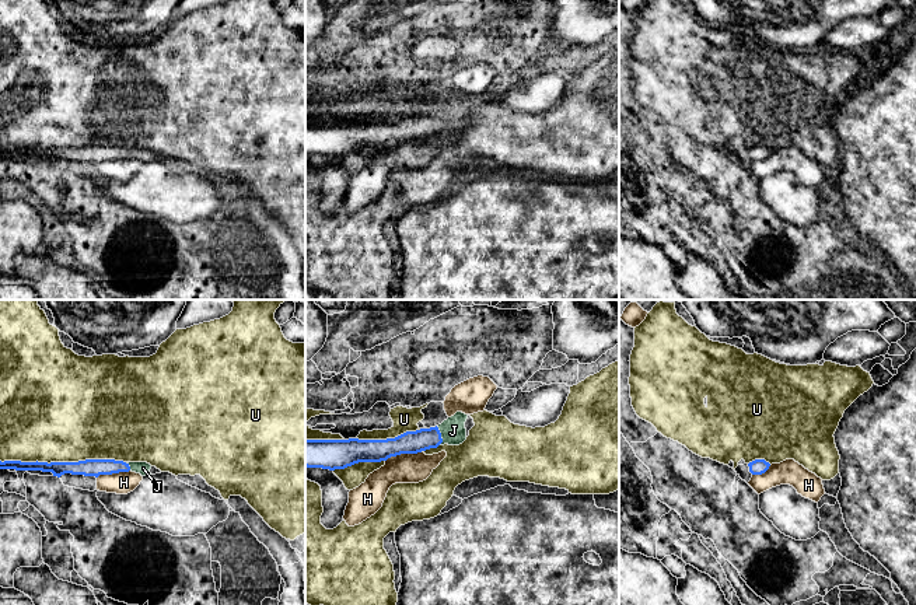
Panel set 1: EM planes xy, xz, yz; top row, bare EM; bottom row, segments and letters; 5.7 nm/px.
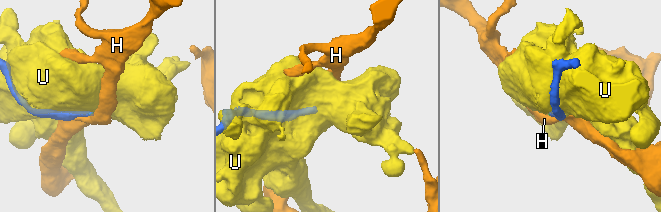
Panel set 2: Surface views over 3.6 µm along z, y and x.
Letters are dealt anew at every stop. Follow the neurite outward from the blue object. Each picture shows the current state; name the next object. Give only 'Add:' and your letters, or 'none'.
Add: J

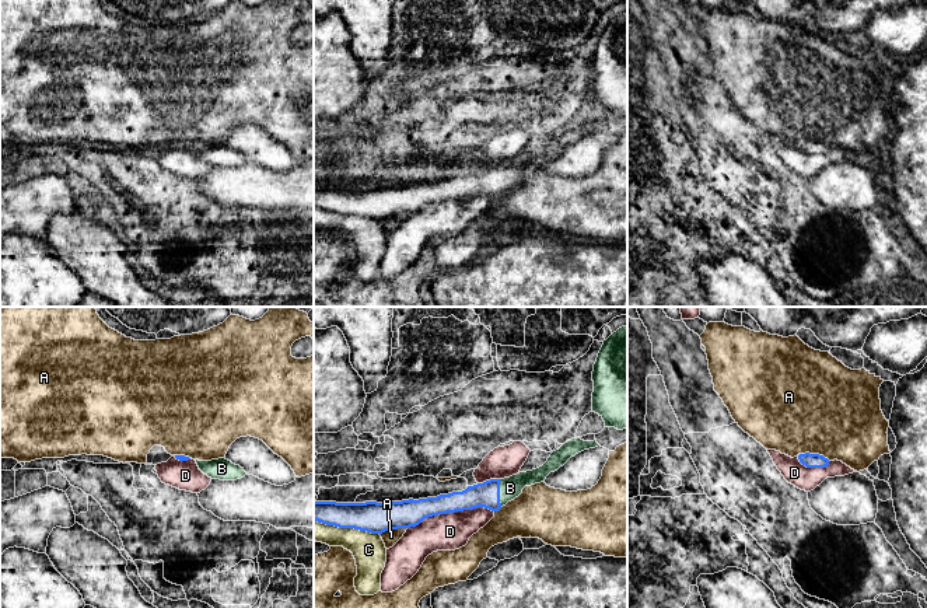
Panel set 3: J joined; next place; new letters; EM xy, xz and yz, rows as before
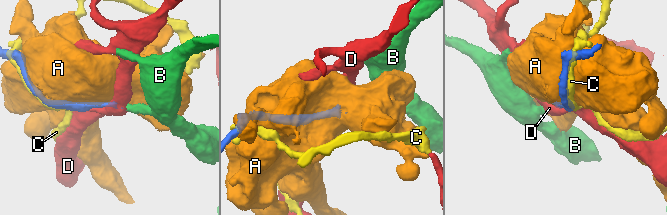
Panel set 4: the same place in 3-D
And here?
Add: B

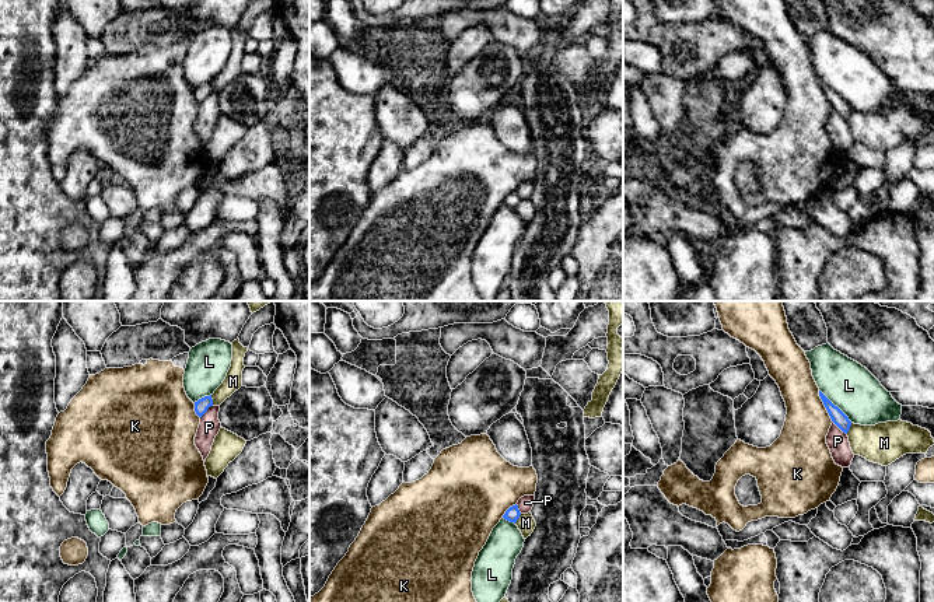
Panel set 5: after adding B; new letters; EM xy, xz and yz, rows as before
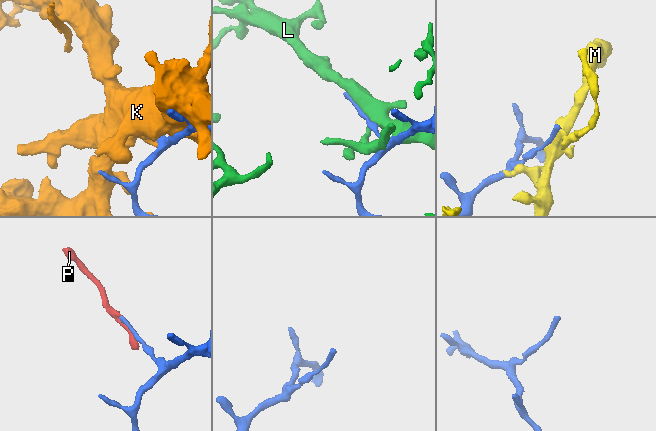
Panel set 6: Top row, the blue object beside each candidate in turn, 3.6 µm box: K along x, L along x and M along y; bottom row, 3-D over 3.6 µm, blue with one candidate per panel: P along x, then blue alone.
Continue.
Add: P

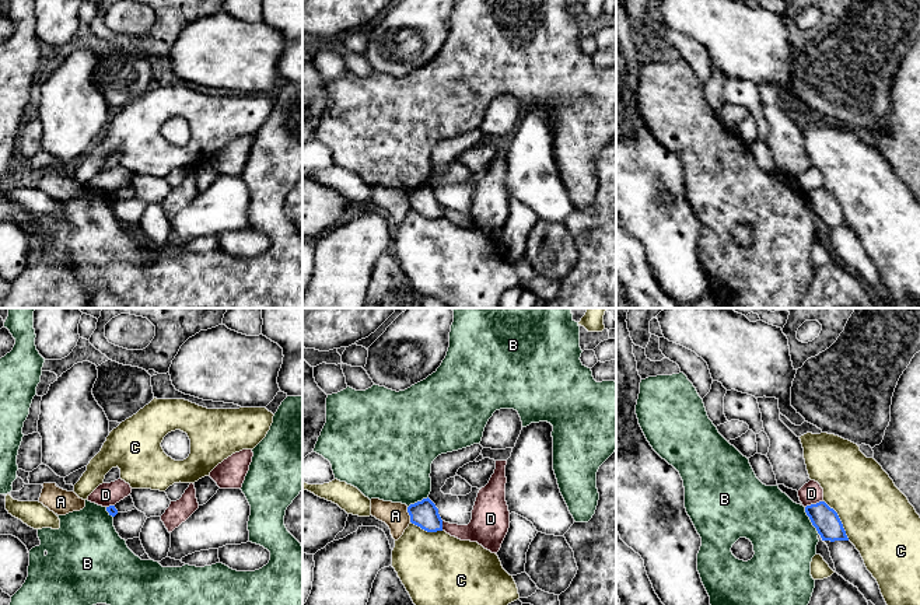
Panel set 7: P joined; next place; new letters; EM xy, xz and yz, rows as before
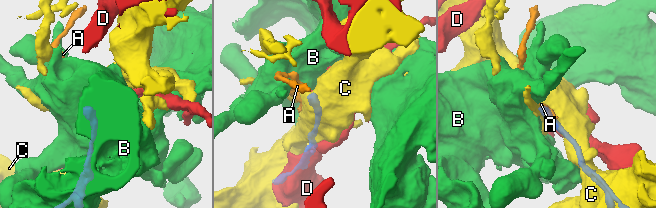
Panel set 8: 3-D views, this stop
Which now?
Add: none

